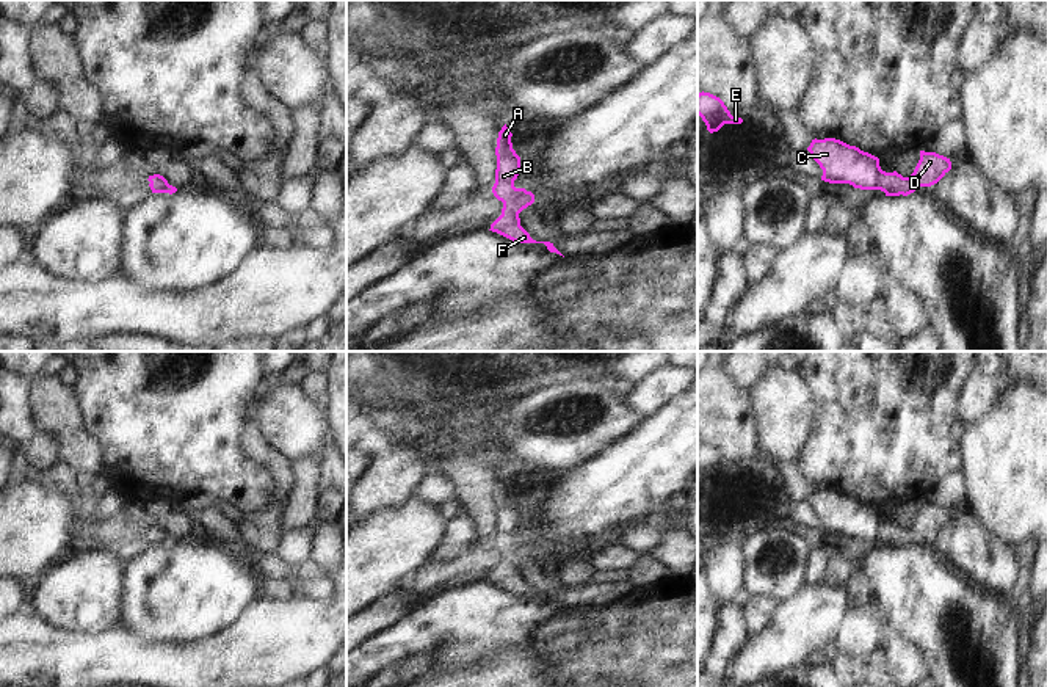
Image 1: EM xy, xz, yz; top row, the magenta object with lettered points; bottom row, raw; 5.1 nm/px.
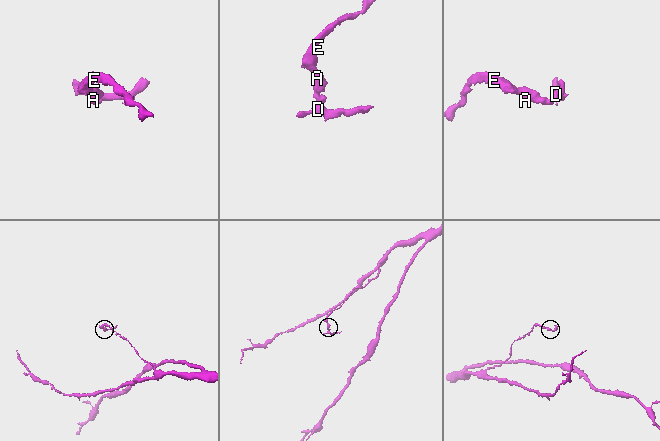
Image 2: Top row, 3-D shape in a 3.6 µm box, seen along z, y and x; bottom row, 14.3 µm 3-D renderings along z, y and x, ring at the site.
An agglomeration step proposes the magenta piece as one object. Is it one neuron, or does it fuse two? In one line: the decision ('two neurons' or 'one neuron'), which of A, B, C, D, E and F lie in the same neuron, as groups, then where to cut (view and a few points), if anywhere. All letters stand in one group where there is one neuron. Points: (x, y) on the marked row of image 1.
one neuron | A B C D E F | no cut

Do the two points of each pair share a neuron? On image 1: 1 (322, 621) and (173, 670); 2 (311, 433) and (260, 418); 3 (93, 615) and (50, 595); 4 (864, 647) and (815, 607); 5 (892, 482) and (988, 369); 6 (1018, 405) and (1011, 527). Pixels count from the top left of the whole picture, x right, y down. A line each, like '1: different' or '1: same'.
1: same
2: same
3: same
4: different
5: different
6: same

